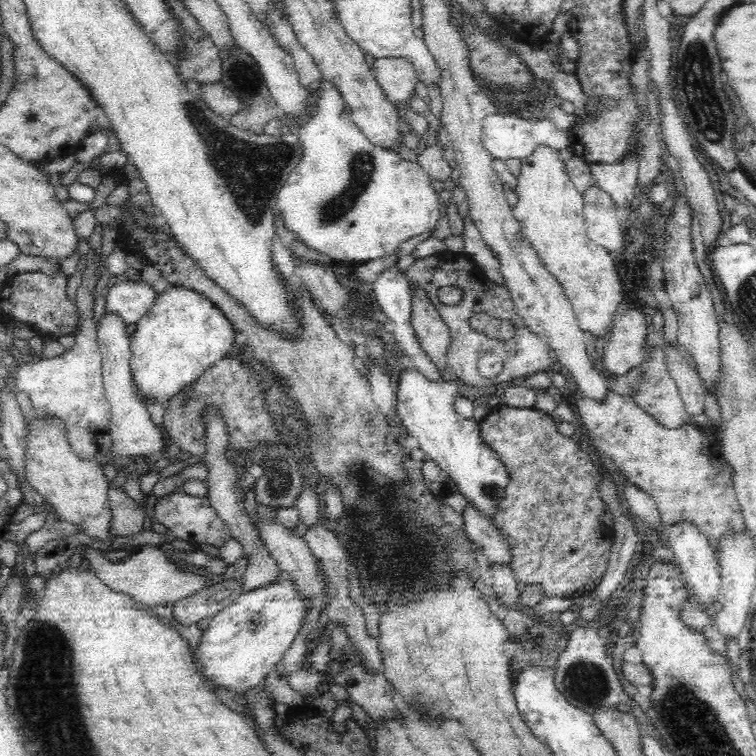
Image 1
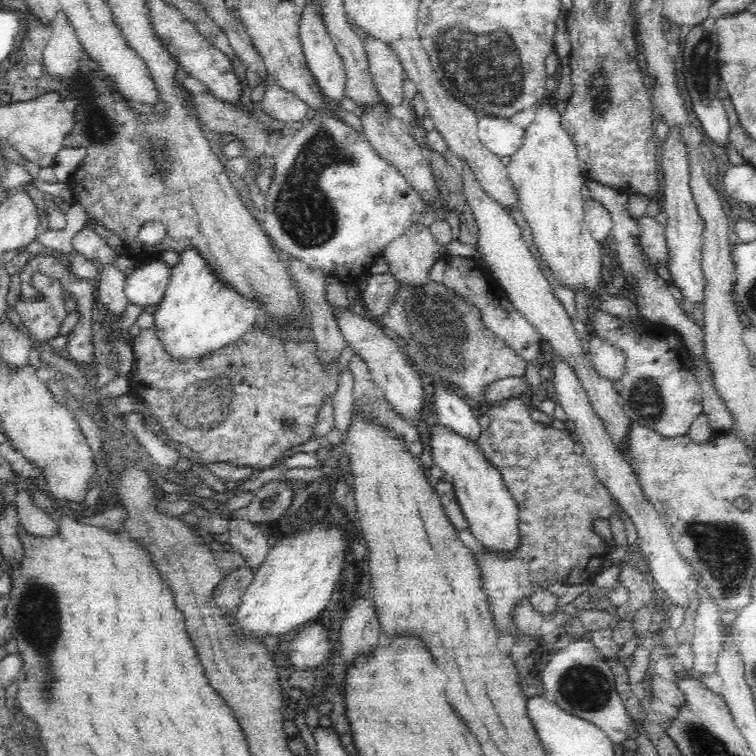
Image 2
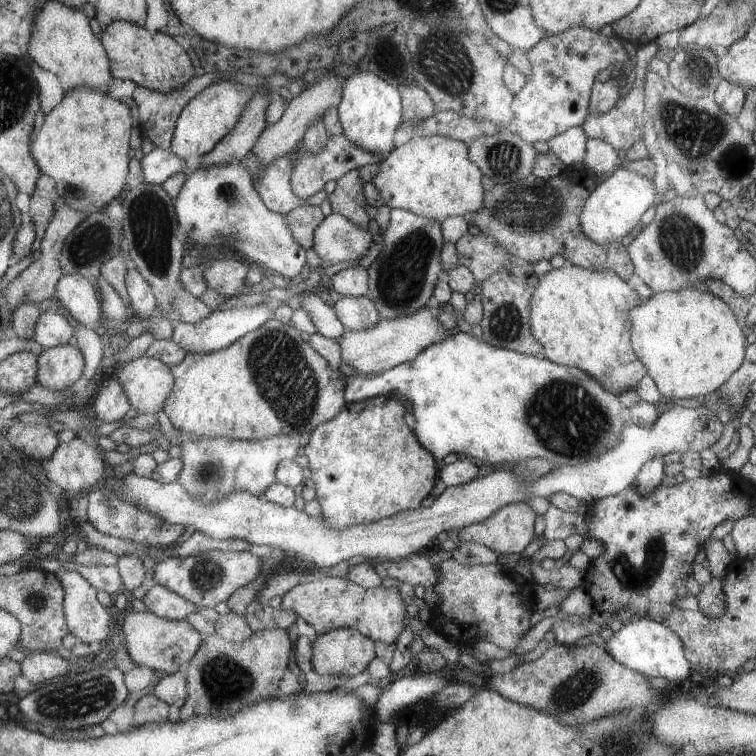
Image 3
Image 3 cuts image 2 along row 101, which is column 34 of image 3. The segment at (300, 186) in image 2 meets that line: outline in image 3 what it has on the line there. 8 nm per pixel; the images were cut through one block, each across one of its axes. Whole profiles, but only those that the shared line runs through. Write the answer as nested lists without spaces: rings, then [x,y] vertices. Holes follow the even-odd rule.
[[[54,309],[40,313],[34,325],[33,340],[43,349],[73,340],[74,330]]]

